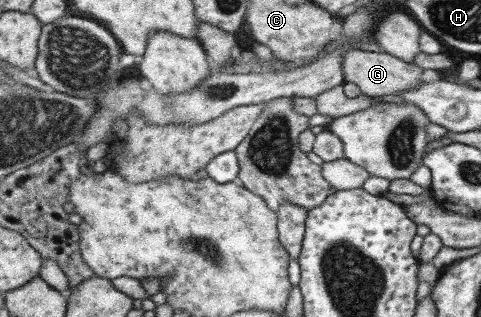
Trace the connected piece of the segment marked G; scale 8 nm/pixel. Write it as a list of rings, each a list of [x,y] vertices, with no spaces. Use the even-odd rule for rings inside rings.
[[[348,50],[342,52],[342,76],[343,81],[355,83],[362,94],[371,97],[380,97],[382,95],[401,95],[402,92],[413,90],[421,81],[420,75],[422,68],[412,64],[397,60],[396,57],[390,57],[385,53]]]

